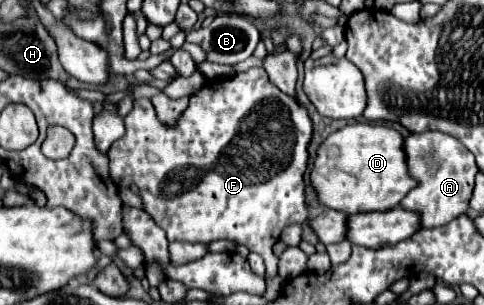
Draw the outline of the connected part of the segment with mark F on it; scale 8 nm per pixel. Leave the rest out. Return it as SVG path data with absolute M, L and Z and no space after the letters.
M249 69L215 81L215 85L207 81L189 97L189 107L173 129L157 123L151 99L135 99L131 113L125 117L125 129L125 135L109 149L109 175L115 185L135 183L139 187L143 211L167 233L169 241L211 243L217 239L233 239L265 259L265 279L277 275L279 257L273 255L273 245L285 227L309 219L303 175L309 163L307 147L313 123L307 109L289 95L283 95L269 81L265 69Z

